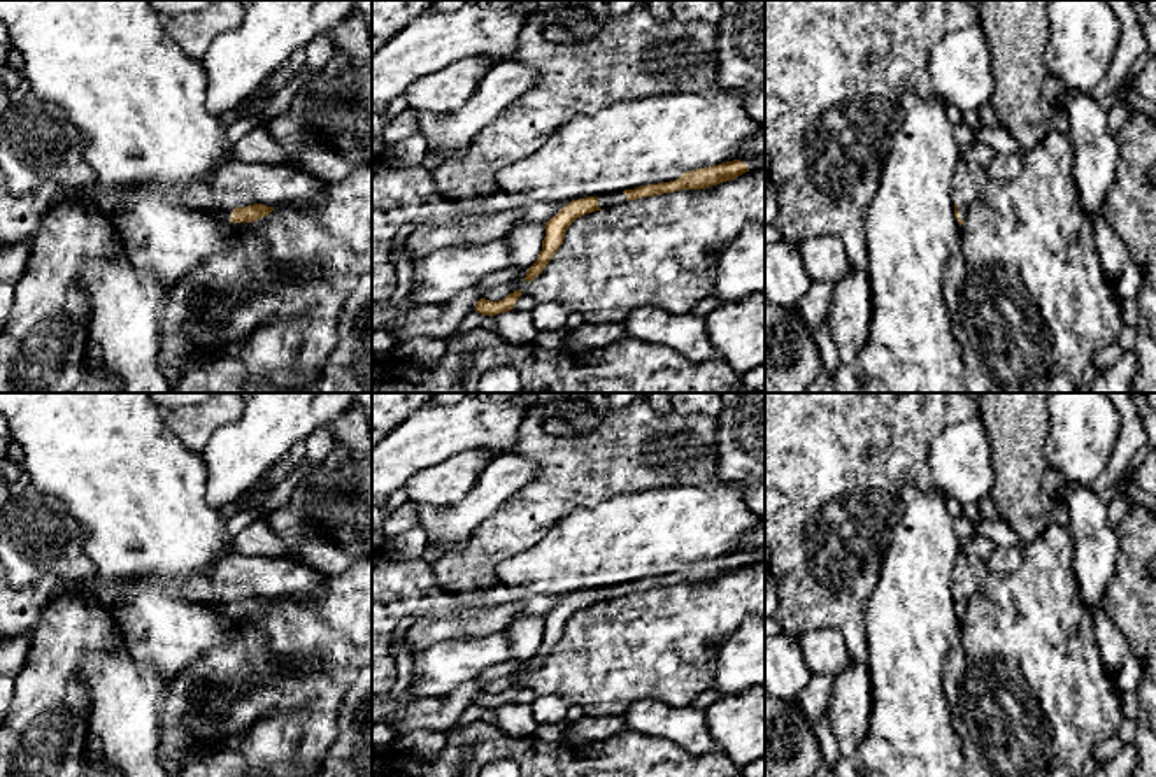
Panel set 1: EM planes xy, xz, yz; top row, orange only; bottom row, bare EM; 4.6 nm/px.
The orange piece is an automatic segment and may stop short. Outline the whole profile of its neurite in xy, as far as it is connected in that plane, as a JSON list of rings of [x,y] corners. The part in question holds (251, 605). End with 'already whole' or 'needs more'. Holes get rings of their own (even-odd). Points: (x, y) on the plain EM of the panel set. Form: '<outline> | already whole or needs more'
[[[253,596],[247,600],[235,600],[232,605],[230,616],[253,616],[253,614],[258,614],[260,610],[268,609],[272,603],[274,600],[267,600],[261,596]]] | already whole

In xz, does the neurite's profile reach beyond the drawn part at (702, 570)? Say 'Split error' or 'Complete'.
Complete

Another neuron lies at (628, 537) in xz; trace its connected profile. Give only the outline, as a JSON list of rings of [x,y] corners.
[[[730,482],[717,488],[661,488],[616,495],[596,507],[579,507],[560,519],[532,549],[496,567],[502,584],[539,595],[572,595],[612,588],[639,579],[670,575],[682,567],[737,552],[744,537],[765,517],[756,516],[740,489]]]

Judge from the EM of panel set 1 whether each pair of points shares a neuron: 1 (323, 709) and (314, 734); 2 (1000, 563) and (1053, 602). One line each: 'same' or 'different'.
1: same
2: different

